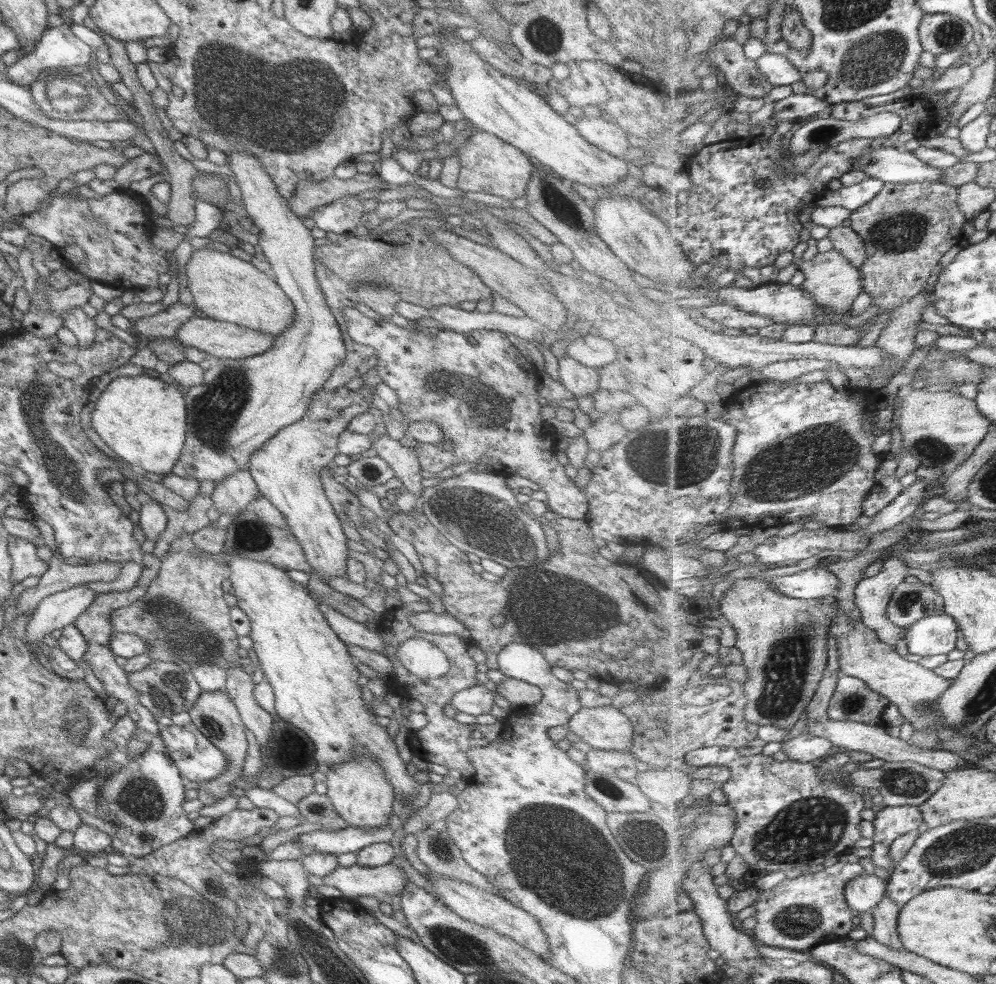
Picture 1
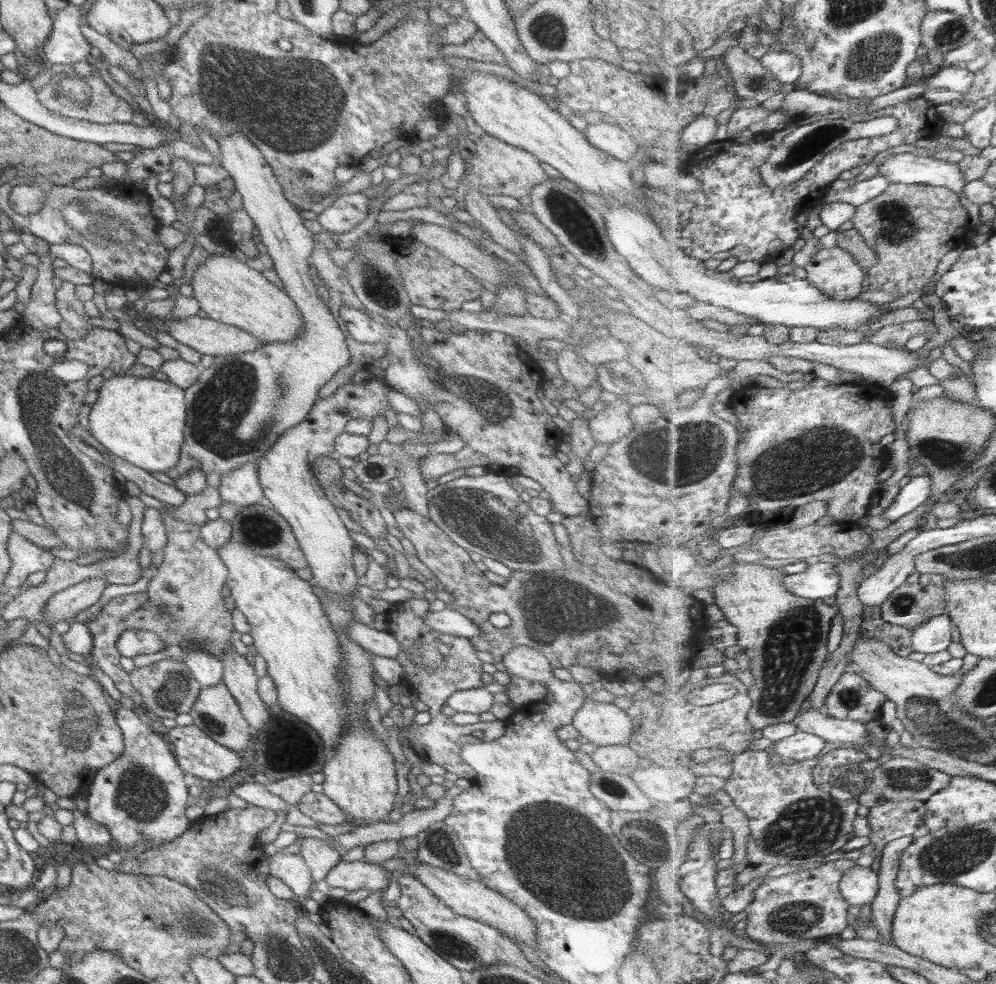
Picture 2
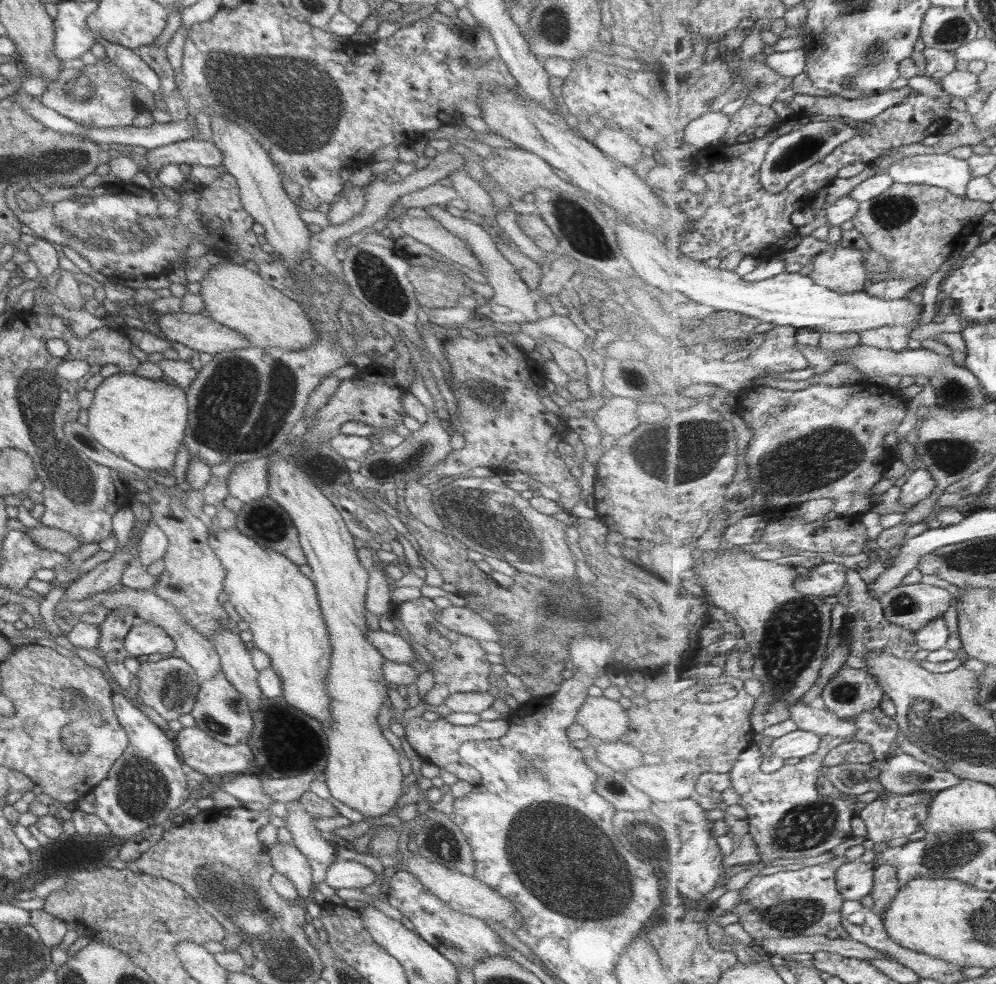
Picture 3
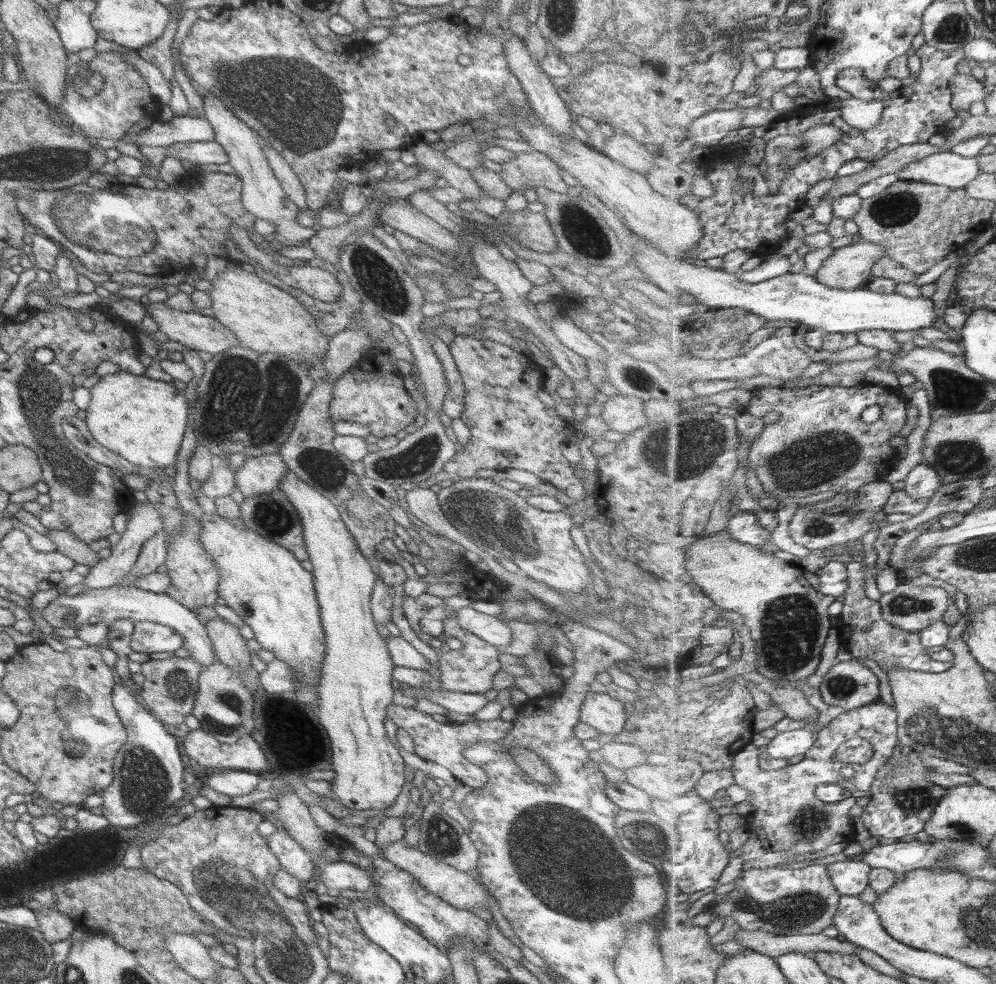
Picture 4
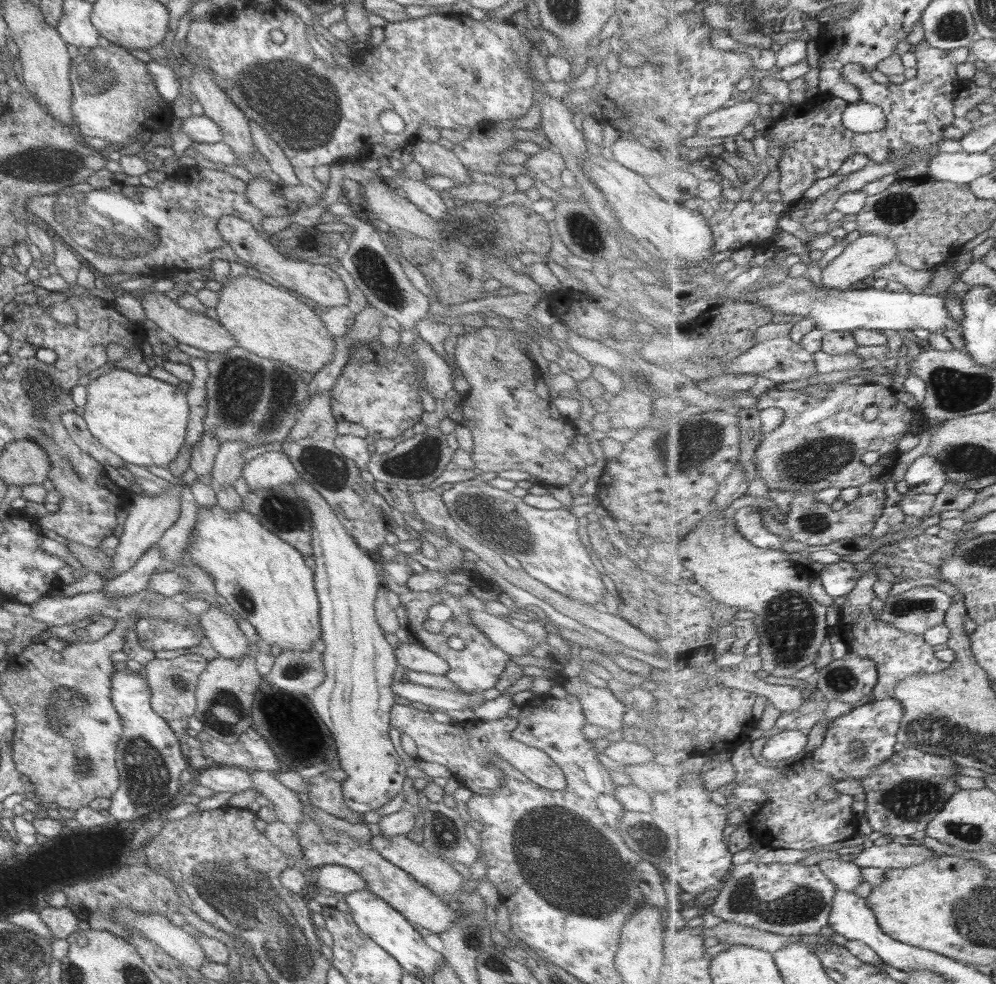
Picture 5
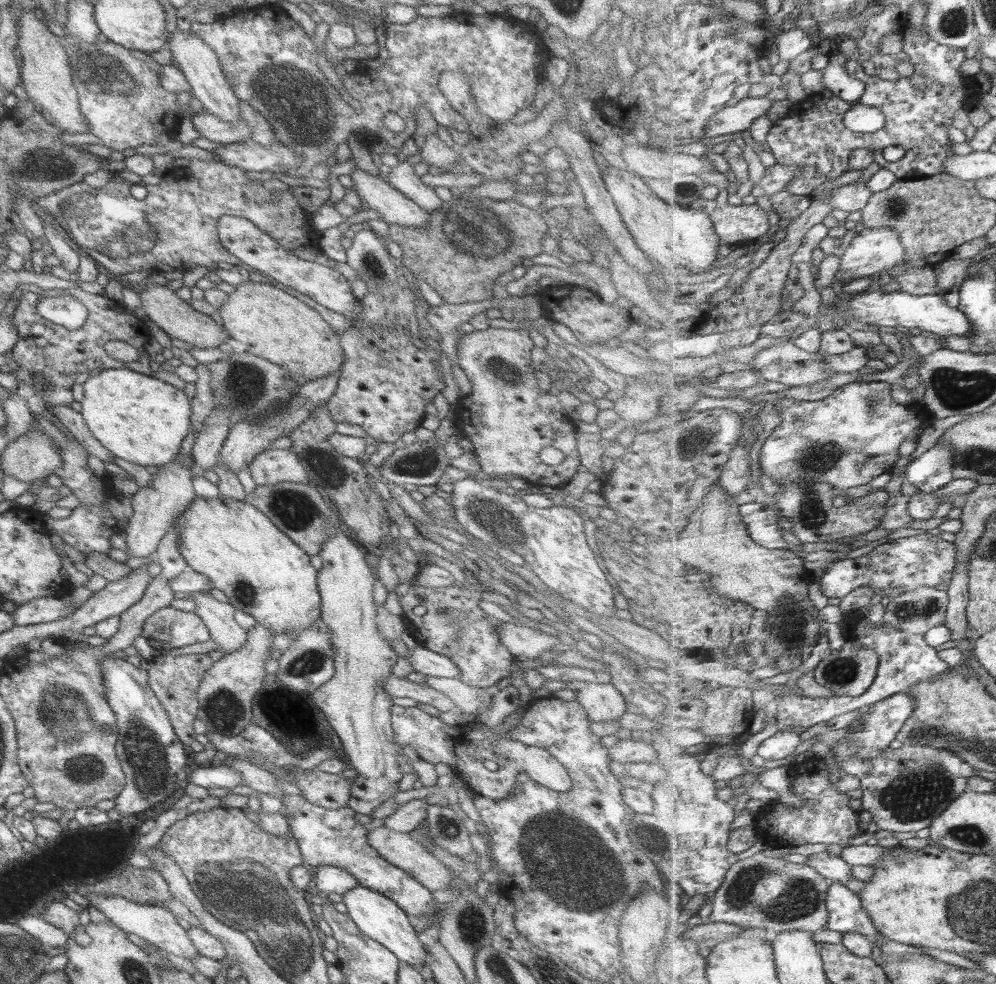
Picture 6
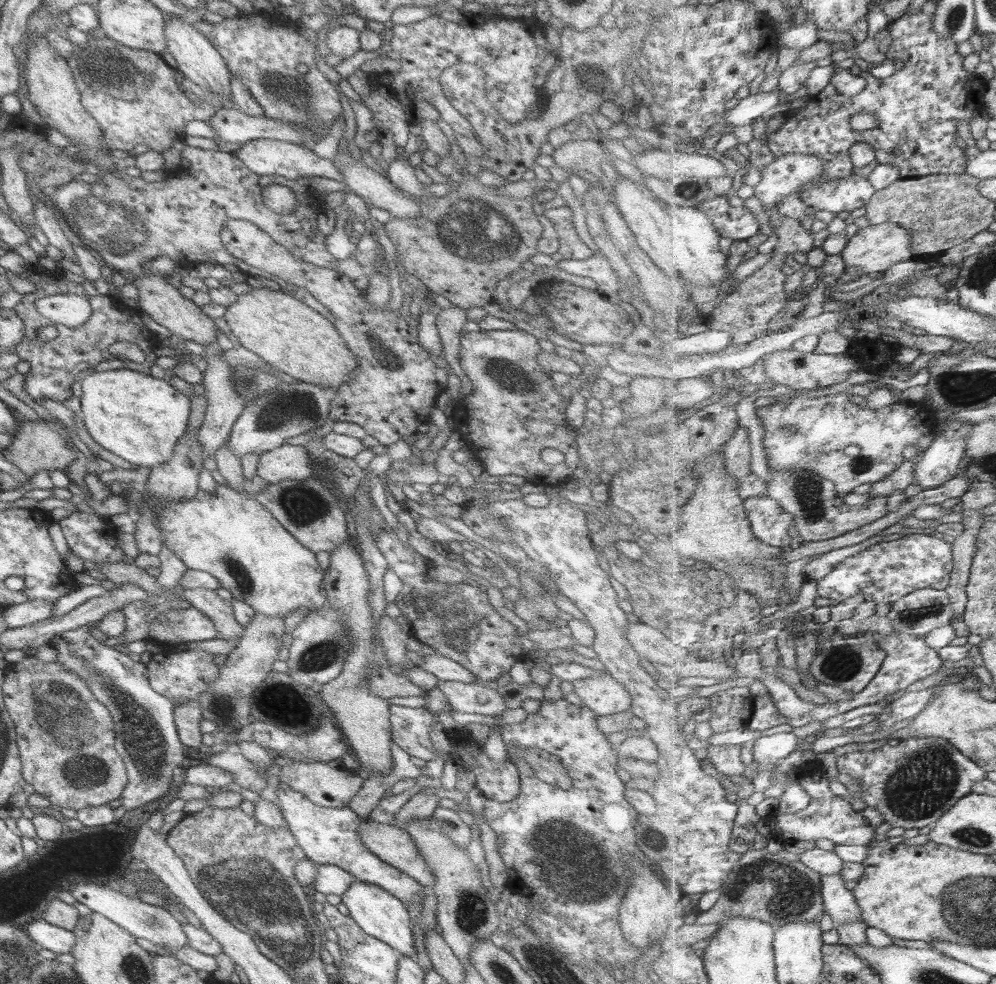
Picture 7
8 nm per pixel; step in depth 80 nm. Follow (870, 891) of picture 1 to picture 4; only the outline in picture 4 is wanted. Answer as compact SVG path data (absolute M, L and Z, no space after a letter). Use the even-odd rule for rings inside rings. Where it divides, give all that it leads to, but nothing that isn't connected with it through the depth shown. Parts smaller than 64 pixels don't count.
M844 860L828 864L832 881L842 895L859 896L870 886L869 873L872 866L865 861Z

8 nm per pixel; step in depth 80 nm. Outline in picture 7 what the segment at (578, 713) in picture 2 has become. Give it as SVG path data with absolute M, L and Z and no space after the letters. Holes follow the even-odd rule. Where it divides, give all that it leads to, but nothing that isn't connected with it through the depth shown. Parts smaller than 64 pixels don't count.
M609 675L586 677L571 682L575 696L597 717L627 711L629 693Z

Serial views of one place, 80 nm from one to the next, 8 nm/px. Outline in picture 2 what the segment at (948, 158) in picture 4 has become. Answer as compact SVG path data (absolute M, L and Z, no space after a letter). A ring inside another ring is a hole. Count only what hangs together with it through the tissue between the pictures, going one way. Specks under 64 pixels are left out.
M898 153L887 158L879 166L879 175L886 176L892 183L901 184L924 184L927 186L945 186L956 192L961 197L961 204L969 210L969 226L974 228L977 223L979 205L972 203L964 193L965 171L962 171L960 163L952 163L947 160L936 159L929 155L918 155L912 153Z

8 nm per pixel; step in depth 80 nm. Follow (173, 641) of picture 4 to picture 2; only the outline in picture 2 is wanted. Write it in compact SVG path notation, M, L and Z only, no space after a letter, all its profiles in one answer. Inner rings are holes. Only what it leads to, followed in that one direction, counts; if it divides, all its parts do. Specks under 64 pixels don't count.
M125 629L117 639L117 650L121 656L132 658L136 654L155 654L164 652L166 646L152 632L137 629Z

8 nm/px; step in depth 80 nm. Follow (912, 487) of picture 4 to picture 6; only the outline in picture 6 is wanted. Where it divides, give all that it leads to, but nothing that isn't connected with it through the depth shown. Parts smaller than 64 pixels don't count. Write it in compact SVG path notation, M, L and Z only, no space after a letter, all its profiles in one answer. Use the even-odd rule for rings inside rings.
M936 444L909 464L906 479L918 489L918 493L937 492L954 480L955 458L951 446Z

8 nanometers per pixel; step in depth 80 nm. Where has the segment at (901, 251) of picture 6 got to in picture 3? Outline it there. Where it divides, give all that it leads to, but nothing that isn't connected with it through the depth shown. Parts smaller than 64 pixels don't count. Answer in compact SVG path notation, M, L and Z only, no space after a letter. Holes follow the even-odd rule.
M842 244L815 256L809 276L840 293L856 293L865 290L870 282L865 266L865 252L845 248Z

